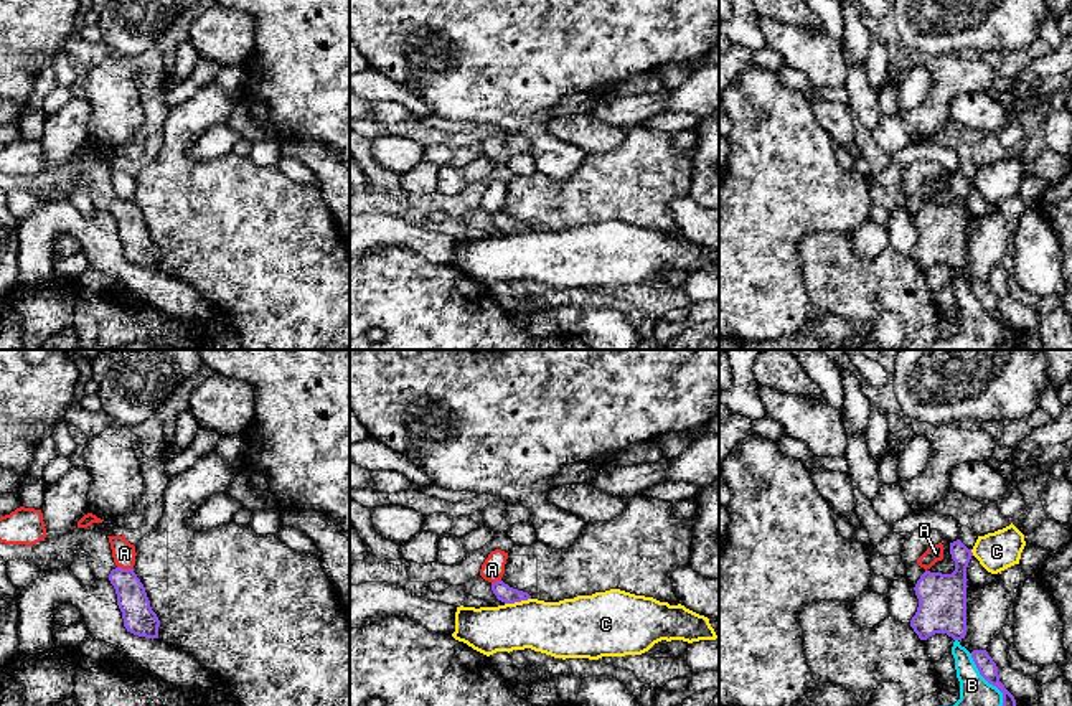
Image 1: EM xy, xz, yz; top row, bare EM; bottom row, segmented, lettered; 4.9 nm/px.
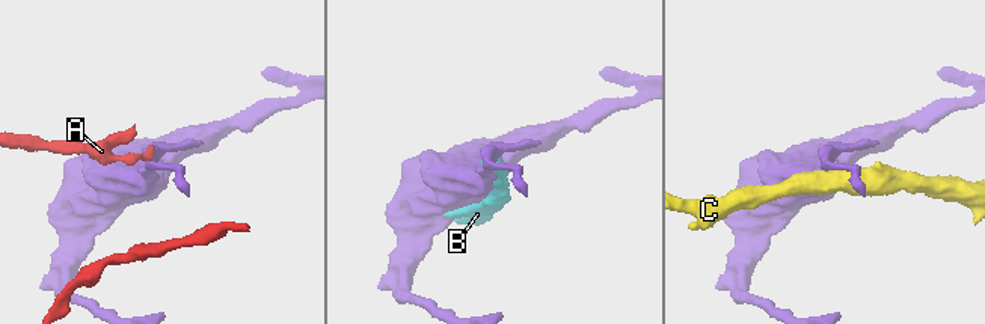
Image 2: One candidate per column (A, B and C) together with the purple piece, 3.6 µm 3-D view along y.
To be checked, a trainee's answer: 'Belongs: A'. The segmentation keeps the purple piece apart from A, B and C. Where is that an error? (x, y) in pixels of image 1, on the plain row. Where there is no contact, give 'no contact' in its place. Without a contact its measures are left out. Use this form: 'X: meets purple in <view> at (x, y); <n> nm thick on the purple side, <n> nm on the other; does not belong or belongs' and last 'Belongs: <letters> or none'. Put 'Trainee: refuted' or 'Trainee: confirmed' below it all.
A: meets purple in xy at (126, 200); 160 nm thick on the purple side, 110 nm on the other; does not belong
B: meets purple in yz at (993, 315); 90 nm thick on the purple side, 220 nm on the other; does not belong
C: meets purple in xz at (517, 231); 90 nm thick on the purple side, 280 nm on the other; does not belong
Belongs: none
Trainee: refuted

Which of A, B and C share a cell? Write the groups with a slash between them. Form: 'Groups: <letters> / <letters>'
Groups: A / B / C

